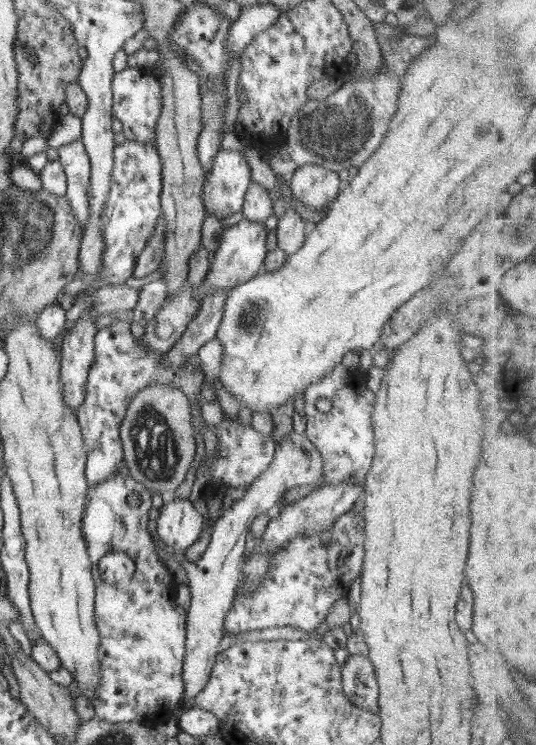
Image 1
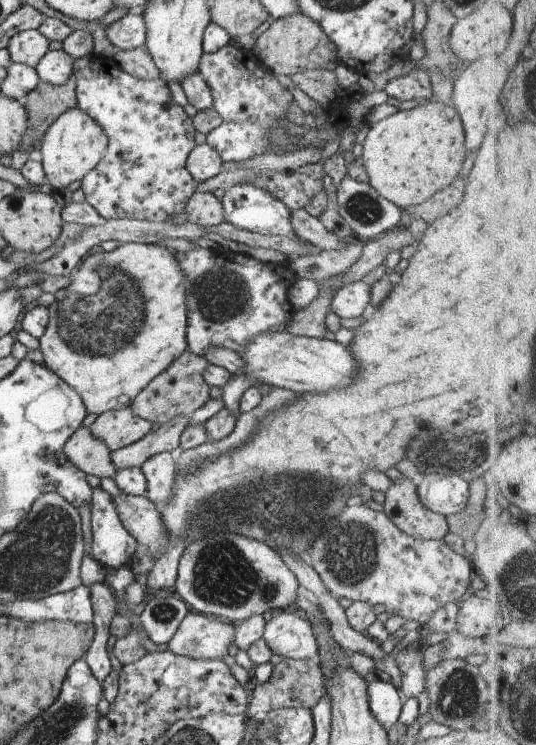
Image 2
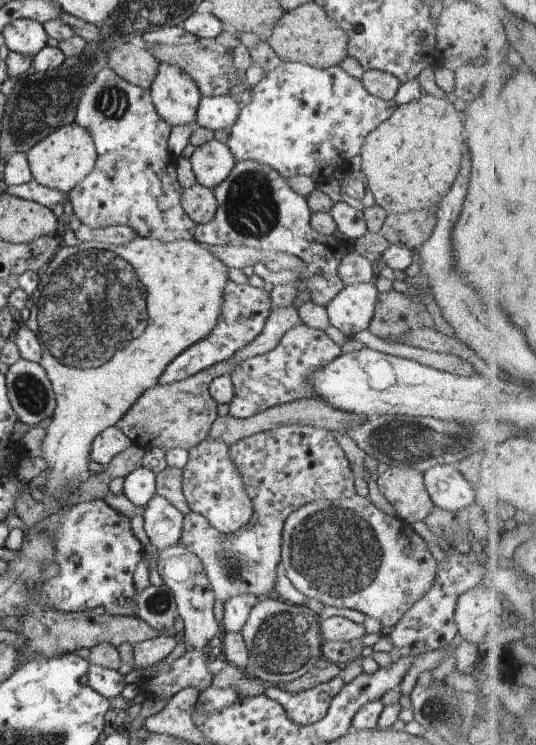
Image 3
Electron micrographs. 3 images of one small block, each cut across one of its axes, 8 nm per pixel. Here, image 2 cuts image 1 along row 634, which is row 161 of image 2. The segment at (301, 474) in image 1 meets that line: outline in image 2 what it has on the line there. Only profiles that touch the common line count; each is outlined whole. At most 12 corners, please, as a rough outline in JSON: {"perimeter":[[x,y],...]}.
{"perimeter":[[208,143],[195,145],[186,168],[198,182],[216,176],[223,160]]}

